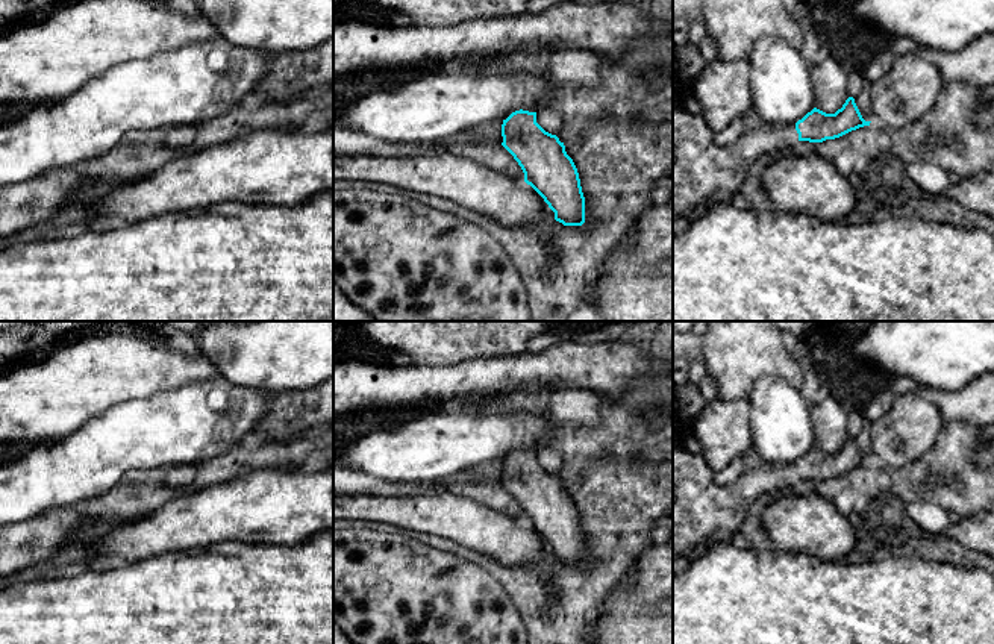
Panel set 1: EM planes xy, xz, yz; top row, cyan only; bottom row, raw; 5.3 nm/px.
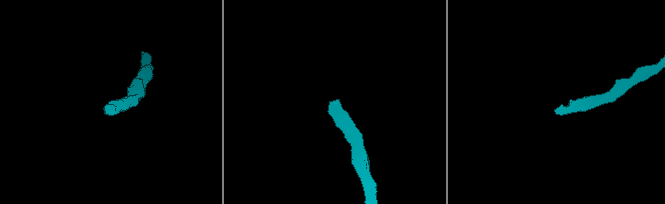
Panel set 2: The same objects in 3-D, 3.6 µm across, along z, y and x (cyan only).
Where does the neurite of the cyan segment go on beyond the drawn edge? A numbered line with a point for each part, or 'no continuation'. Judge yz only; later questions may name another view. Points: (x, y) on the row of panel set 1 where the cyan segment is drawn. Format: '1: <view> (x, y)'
1: yz (703, 173)

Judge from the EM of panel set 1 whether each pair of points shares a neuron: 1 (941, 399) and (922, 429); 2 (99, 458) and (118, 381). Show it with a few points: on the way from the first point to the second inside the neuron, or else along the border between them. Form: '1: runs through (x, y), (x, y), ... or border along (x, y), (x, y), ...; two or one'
1: border along (926, 393), (937, 406), (944, 426); two
2: border along (146, 399), (123, 400), (88, 420), (81, 428); two

